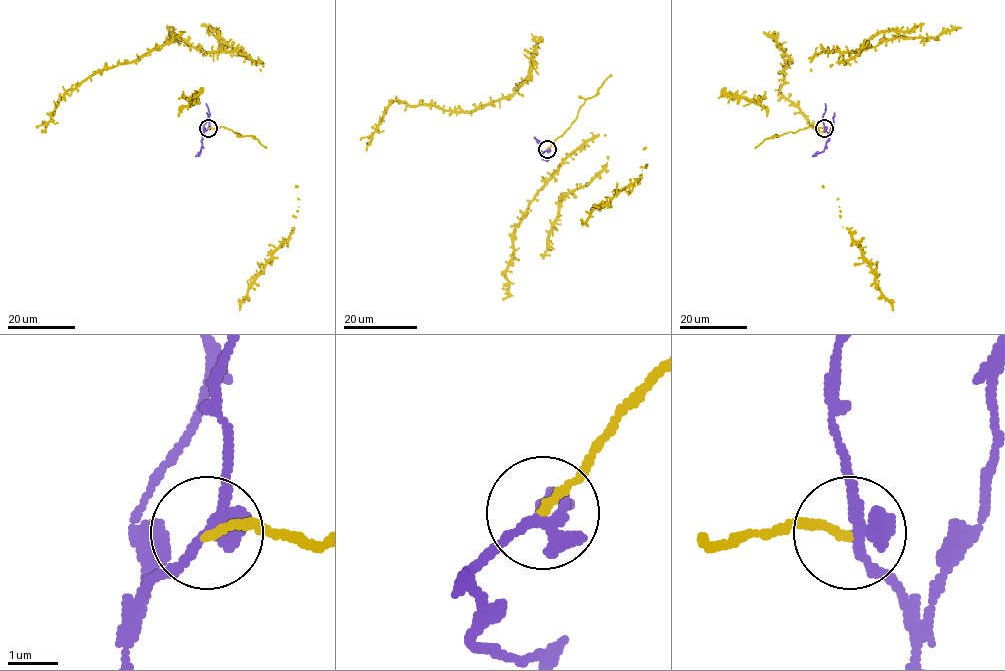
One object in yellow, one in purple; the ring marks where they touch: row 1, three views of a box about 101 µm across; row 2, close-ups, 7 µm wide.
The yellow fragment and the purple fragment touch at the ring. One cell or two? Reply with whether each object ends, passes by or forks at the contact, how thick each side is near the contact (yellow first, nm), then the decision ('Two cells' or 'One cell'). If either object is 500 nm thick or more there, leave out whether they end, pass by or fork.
At the ring yellow ends. At the ring purple passes by. Thickness 150 nm (yellow) against 320 nm. Two cells

